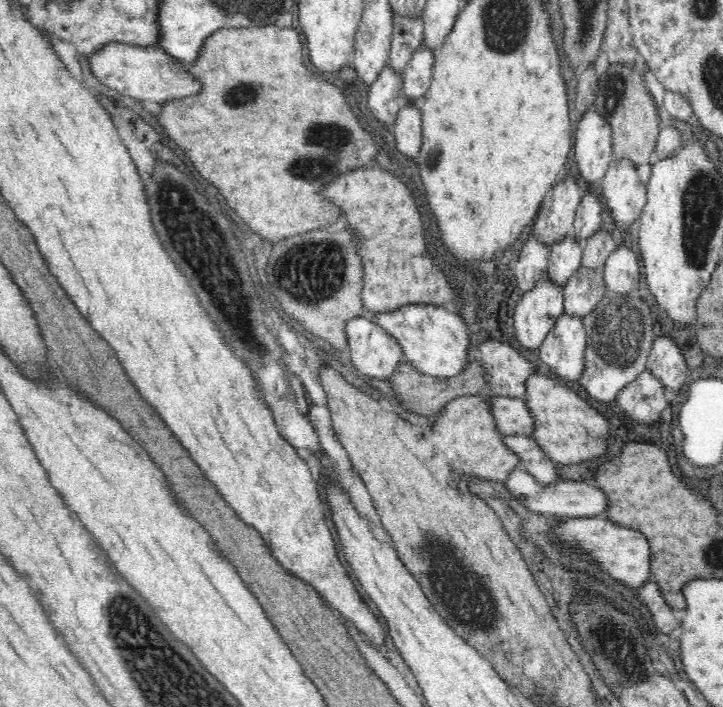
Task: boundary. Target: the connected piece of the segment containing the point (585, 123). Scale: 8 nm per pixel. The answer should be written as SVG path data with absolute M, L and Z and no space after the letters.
M594 108L578 121L575 132L574 159L586 184L600 184L610 168L612 144L608 121Z

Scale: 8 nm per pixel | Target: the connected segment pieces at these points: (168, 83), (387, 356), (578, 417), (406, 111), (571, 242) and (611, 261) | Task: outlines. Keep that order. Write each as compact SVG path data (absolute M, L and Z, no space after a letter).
M110 42L88 55L88 64L105 91L116 97L124 95L139 101L152 100L160 103L172 98L192 96L202 88L201 83L187 72L186 66L178 65L178 61L174 61L154 45L142 47Z
M366 313L346 322L344 331L346 331L346 348L350 348L352 367L360 374L364 374L364 377L387 379L394 372L394 368L404 361L398 342L382 331L374 321L370 321Z
M534 372L524 380L523 400L534 423L530 437L550 461L558 466L570 465L606 454L611 433L606 417L570 389L566 382Z
M417 105L402 107L390 131L394 133L396 150L400 150L406 158L414 159L421 152L422 146L422 119Z
M570 234L550 248L551 254L547 260L546 275L548 279L558 285L561 290L576 271L581 267L582 245Z
M624 245L609 254L602 268L608 295L629 297L638 290L640 264L633 250Z

